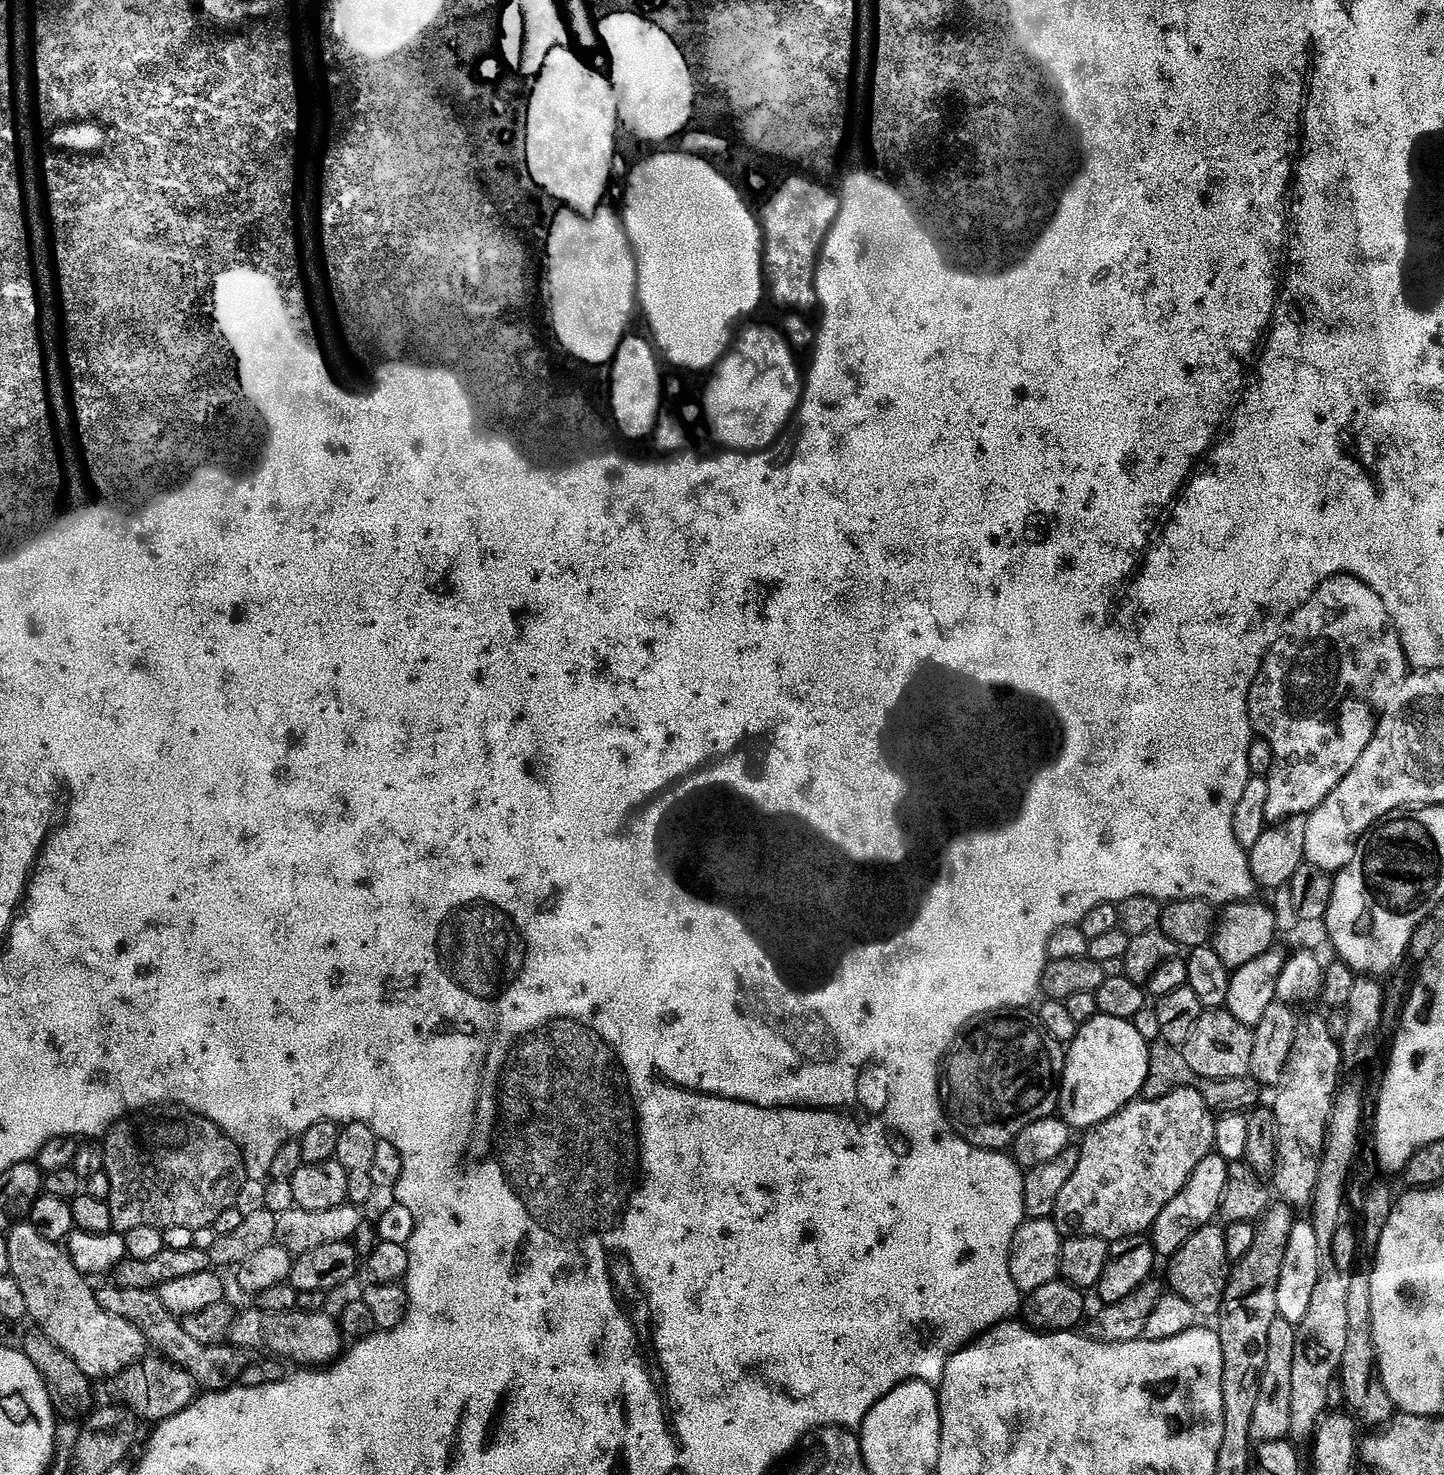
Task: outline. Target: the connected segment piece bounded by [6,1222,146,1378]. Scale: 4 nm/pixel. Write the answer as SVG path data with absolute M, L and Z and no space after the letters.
M17 1222L8 1229L8 1253L11 1254L10 1275L18 1282L22 1289L22 1295L26 1298L28 1316L33 1320L35 1327L42 1333L45 1341L49 1340L56 1348L61 1348L64 1356L74 1358L78 1362L78 1370L89 1378L96 1376L117 1377L132 1363L139 1361L145 1355L146 1345L144 1336L132 1324L117 1316L106 1314L102 1306L98 1306L93 1285L86 1279L84 1273L79 1272L74 1266L72 1259L68 1257L67 1251L59 1243L42 1238L38 1230L34 1230L31 1222Z

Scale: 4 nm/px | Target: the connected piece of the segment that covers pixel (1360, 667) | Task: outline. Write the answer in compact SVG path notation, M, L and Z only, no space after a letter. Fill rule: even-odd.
M1331 576L1328 580L1323 580L1312 593L1311 598L1285 620L1280 635L1272 643L1271 650L1260 664L1260 673L1256 675L1248 695L1248 713L1252 719L1252 731L1259 739L1267 742L1270 753L1270 771L1266 777L1269 794L1266 798L1265 810L1265 818L1268 822L1279 822L1288 819L1289 816L1308 816L1331 794L1334 786L1338 786L1338 782L1342 782L1342 778L1346 778L1346 774L1350 774L1350 770L1358 766L1358 758L1362 758L1366 746L1372 741L1372 735L1376 733L1380 713L1393 702L1393 696L1409 674L1410 665L1400 641L1400 633L1396 631L1390 614L1386 614L1386 606L1382 606L1382 598L1378 598L1378 594L1374 594L1374 590L1366 586L1366 582L1353 576Z

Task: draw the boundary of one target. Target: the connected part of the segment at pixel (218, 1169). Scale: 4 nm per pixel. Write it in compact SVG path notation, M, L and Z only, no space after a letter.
M190 1118L188 1122L174 1120L174 1146L158 1148L160 1154L152 1144L142 1144L123 1127L108 1130L102 1147L103 1175L108 1176L108 1209L113 1229L121 1234L135 1228L210 1227L223 1214L224 1207L229 1207L245 1171L244 1157L232 1139L220 1137L211 1125L190 1122Z

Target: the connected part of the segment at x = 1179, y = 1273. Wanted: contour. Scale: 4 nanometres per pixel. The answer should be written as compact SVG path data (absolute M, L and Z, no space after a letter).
M1213 1222L1197 1230L1171 1257L1168 1284L1175 1295L1181 1296L1194 1308L1197 1317L1215 1317L1222 1306L1224 1291L1230 1279L1230 1261L1226 1254L1225 1229Z

